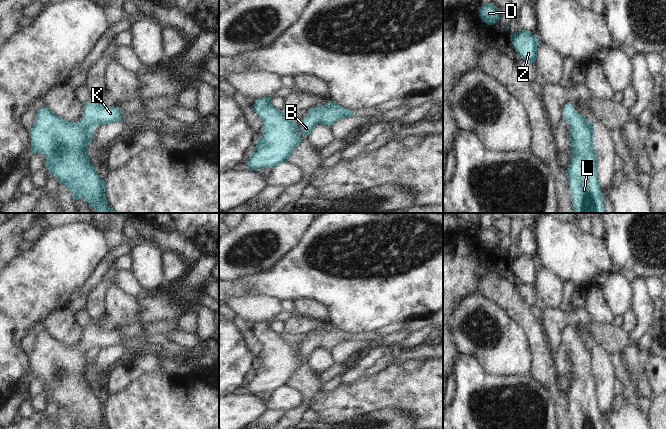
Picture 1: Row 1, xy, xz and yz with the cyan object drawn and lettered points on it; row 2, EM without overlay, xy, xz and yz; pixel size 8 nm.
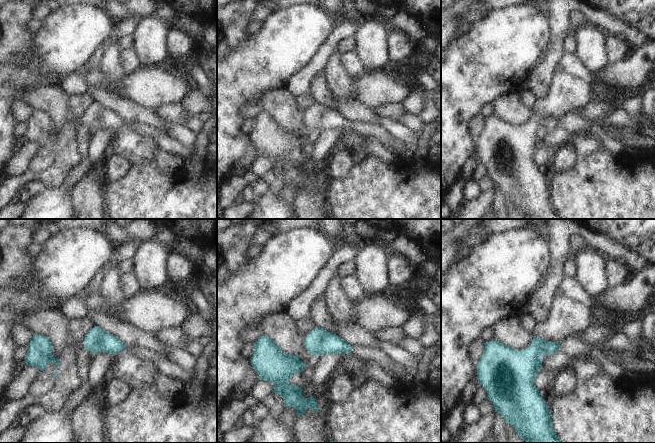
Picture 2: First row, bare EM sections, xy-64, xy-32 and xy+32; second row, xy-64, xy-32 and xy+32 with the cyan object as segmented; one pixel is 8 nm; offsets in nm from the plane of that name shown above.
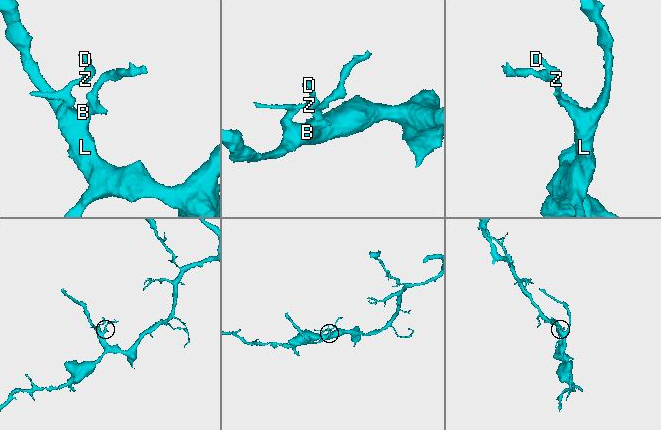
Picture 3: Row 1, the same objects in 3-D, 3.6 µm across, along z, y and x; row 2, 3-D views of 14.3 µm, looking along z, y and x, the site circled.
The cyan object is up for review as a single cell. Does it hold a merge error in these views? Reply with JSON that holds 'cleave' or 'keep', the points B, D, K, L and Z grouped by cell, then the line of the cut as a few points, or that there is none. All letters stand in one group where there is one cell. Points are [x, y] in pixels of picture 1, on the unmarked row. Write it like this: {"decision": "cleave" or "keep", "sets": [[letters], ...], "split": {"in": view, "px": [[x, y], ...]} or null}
{"decision": "keep", "sets": [["B", "D", "K", "L", "Z"]], "split": null}

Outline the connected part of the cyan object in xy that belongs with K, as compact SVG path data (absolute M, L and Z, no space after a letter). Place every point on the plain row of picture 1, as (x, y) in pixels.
M92 323L85 328L83 342L73 347L62 343L47 330L36 334L35 347L30 355L32 378L43 378L46 381L44 392L58 402L59 408L70 413L74 426L84 422L89 429L108 429L105 422L105 405L90 387L86 375L92 365L95 351L120 346L121 335L119 331L109 331Z

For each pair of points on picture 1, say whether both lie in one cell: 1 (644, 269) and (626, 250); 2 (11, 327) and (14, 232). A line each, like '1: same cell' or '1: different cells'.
1: same cell
2: different cells

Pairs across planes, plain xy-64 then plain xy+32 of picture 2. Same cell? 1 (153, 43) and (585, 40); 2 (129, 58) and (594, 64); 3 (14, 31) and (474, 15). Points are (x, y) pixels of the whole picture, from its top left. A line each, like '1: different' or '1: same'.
1: same
2: different
3: different

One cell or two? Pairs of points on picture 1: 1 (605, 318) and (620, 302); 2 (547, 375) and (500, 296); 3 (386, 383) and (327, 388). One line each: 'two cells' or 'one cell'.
1: two cells
2: one cell
3: two cells

